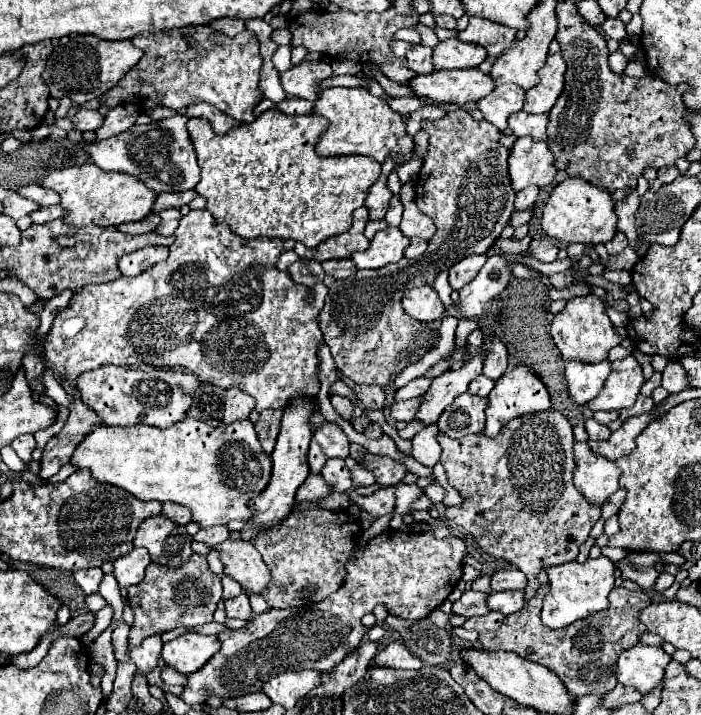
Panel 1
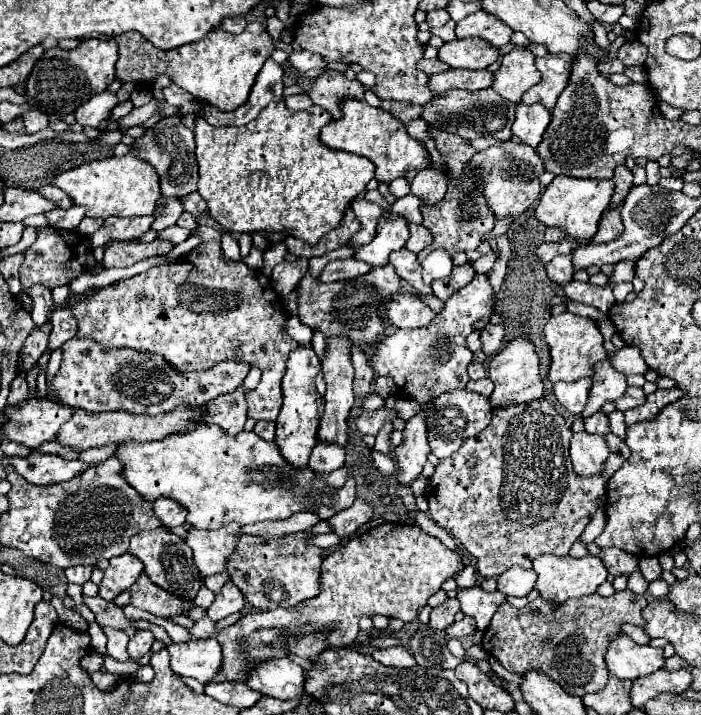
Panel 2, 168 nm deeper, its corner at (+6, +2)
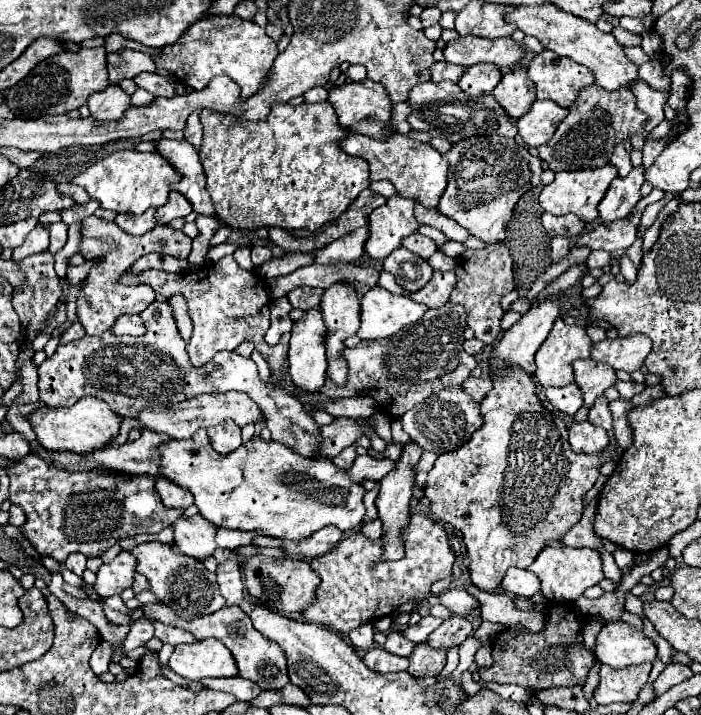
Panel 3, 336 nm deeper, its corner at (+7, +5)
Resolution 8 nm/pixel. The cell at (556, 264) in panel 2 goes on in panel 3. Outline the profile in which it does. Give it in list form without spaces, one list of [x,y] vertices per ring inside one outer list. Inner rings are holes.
[[[557,236],[551,240],[551,260],[553,264],[557,264],[561,258],[565,258],[571,250],[571,240],[569,238],[563,238],[563,236]]]

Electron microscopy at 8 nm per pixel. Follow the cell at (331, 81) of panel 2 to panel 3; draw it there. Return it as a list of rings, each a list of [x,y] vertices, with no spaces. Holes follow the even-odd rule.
[[[363,80],[363,82],[335,86],[329,92],[329,102],[333,104],[333,108],[339,116],[339,124],[343,128],[353,128],[359,134],[365,134],[365,136],[377,138],[377,140],[385,140],[389,136],[389,132],[395,132],[395,126],[391,124],[393,102],[387,94],[387,90],[379,82]]]

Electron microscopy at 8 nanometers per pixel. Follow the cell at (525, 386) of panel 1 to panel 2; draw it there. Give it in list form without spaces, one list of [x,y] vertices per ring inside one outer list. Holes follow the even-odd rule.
[[[514,339],[506,349],[502,349],[490,363],[488,377],[494,383],[494,391],[490,395],[490,405],[496,407],[510,407],[518,403],[530,403],[544,397],[544,385],[538,371],[538,355],[528,339]]]

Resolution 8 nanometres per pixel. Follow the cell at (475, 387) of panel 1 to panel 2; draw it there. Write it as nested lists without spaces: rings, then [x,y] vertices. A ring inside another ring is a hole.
[[[484,377],[484,379],[478,379],[478,381],[468,381],[466,389],[468,391],[474,391],[474,393],[480,393],[484,397],[490,397],[490,393],[494,389],[494,383],[488,377]]]

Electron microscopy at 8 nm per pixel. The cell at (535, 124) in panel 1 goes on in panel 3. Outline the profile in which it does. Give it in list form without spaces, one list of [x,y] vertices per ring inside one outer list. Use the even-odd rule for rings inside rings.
[[[537,100],[535,106],[531,108],[531,112],[525,114],[517,122],[519,136],[531,148],[543,146],[551,140],[557,126],[565,120],[567,114],[569,114],[567,108],[561,108],[559,104],[555,104],[551,100]]]

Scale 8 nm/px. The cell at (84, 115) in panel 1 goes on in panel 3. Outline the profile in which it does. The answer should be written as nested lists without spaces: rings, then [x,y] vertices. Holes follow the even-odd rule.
[[[107,86],[107,90],[93,94],[87,106],[95,120],[119,120],[119,116],[123,116],[123,112],[131,106],[131,96],[119,86]]]

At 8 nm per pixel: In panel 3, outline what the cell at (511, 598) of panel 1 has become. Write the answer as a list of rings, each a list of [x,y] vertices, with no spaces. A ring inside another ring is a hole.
[[[455,588],[439,594],[439,604],[445,606],[455,616],[467,616],[475,610],[475,606],[479,606],[479,602],[463,588]]]

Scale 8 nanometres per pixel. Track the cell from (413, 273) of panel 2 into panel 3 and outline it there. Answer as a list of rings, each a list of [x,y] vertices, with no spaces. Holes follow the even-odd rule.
[[[397,248],[393,250],[385,262],[383,268],[395,276],[395,282],[405,290],[405,292],[417,292],[423,288],[429,278],[433,276],[433,268],[427,260],[421,256],[411,254],[407,248]]]

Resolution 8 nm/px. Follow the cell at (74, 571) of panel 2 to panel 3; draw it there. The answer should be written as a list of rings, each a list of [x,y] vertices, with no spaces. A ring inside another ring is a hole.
[[[71,554],[67,560],[65,560],[65,566],[71,570],[71,572],[75,572],[77,576],[81,576],[83,572],[85,572],[85,562],[87,562],[87,558],[83,556],[83,554]]]

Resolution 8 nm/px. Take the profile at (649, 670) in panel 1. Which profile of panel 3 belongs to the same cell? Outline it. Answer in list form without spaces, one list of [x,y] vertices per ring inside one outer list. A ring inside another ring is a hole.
[[[617,620],[603,624],[597,634],[595,656],[601,664],[609,664],[613,668],[639,666],[655,660],[657,646],[639,628]]]

